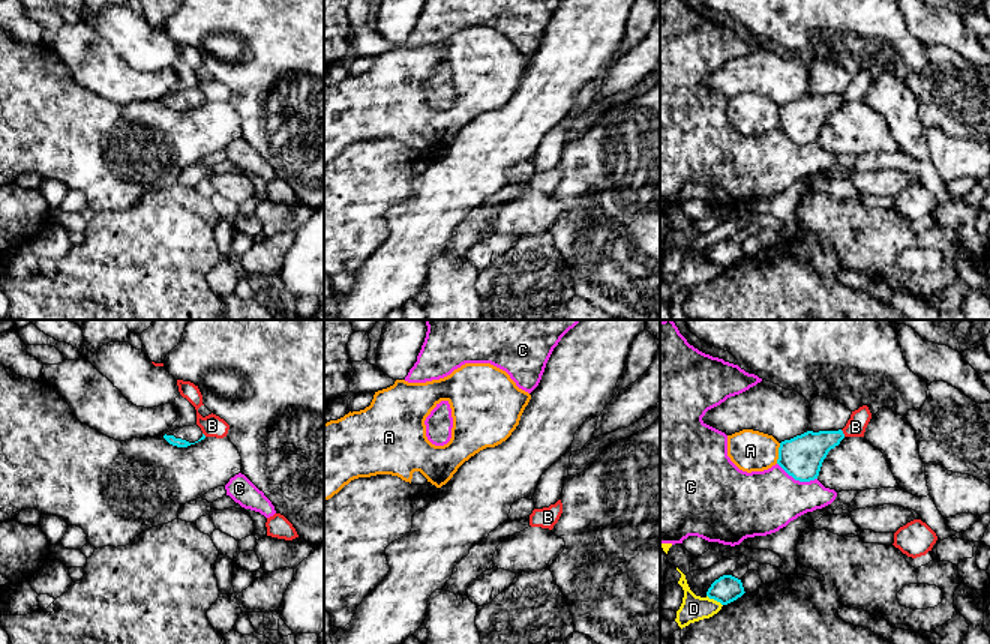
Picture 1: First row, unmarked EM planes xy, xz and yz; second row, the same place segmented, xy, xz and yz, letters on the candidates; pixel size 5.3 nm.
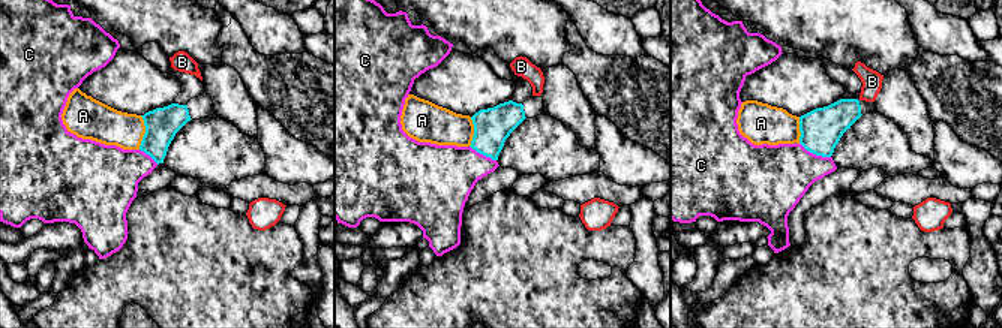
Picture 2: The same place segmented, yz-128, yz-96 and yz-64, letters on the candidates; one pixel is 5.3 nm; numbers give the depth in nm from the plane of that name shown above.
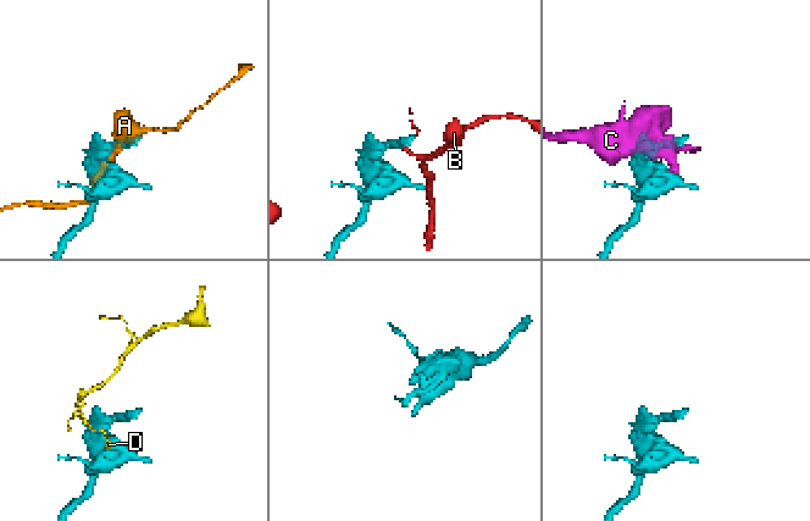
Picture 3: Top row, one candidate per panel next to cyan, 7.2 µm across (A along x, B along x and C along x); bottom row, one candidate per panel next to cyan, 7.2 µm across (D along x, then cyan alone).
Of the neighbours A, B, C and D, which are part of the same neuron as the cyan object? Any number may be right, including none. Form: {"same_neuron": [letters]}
{"same_neuron": []}

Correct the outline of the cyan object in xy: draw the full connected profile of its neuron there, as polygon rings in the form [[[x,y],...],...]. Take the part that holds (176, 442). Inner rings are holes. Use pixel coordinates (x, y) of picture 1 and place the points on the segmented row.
[[[198,425],[183,426],[174,431],[170,431],[164,435],[164,438],[177,447],[188,447],[206,438],[201,428]]]

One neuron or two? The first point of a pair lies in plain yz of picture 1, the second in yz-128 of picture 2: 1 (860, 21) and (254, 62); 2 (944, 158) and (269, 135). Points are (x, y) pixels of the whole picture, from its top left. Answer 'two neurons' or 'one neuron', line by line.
1: two neurons
2: one neuron

